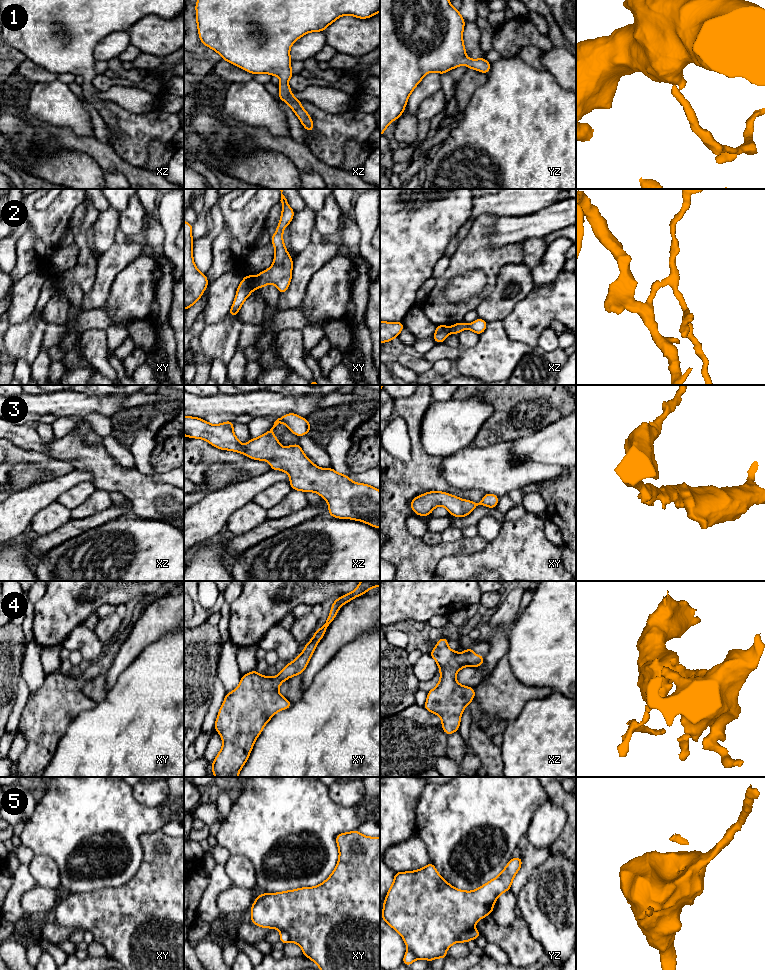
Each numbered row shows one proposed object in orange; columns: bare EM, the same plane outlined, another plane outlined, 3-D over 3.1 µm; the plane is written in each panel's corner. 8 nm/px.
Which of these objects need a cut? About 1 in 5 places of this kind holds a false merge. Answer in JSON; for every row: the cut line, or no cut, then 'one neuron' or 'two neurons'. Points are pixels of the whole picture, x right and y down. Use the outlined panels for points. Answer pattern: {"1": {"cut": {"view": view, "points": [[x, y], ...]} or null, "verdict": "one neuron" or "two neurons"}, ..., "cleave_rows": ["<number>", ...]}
{"1": {"cut": null, "verdict": "one neuron"}, "2": {"cut": {"view": "xy", "points": [[254, 278], [257, 287]]}, "verdict": "two neurons"}, "3": {"cut": null, "verdict": "one neuron"}, "4": {"cut": null, "verdict": "one neuron"}, "5": {"cut": {"view": "yz", "points": [[473, 928], [463, 932], [456, 941]]}, "verdict": "two neurons"}, "cleave_rows": ["2", "5"]}

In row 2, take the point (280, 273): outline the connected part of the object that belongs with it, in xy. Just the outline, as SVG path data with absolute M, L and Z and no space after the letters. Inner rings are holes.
M281 191L282 213L275 234L271 237L271 243L274 245L274 261L270 268L260 272L255 277L257 288L263 288L267 284L274 284L280 294L287 291L291 279L293 260L289 255L283 241L283 232L286 226L290 224L294 217L294 210L288 205L287 199Z

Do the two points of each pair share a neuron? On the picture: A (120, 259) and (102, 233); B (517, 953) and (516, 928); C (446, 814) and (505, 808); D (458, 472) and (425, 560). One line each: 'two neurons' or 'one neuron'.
A: two neurons
B: one neuron
C: one neuron
D: two neurons

